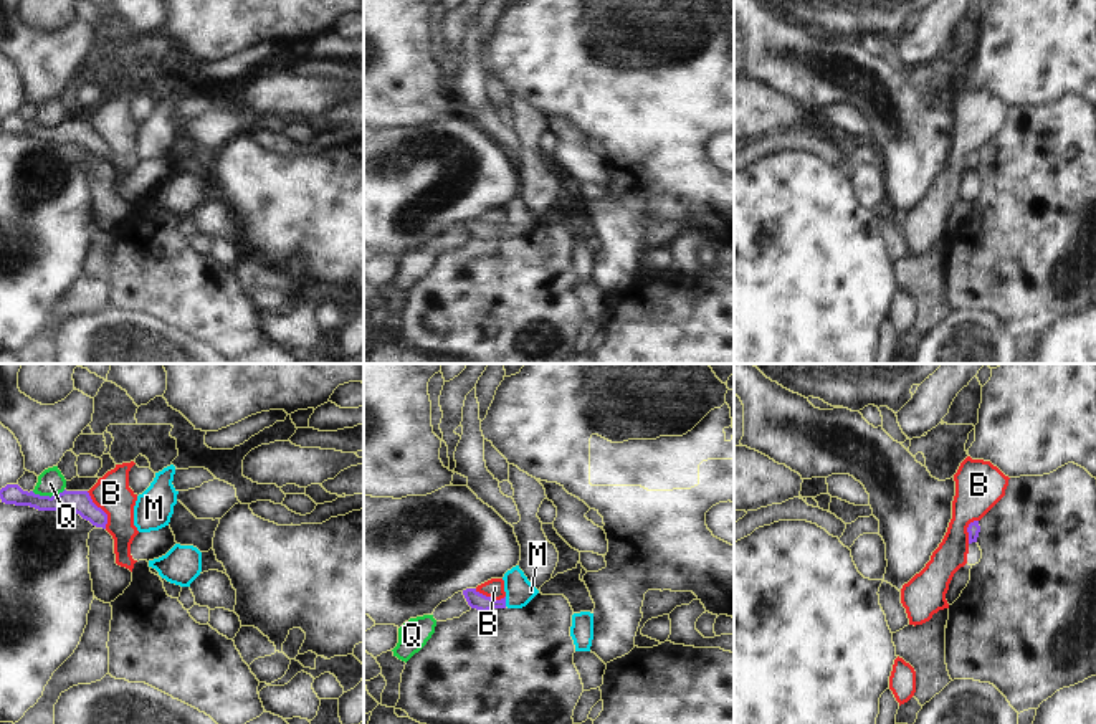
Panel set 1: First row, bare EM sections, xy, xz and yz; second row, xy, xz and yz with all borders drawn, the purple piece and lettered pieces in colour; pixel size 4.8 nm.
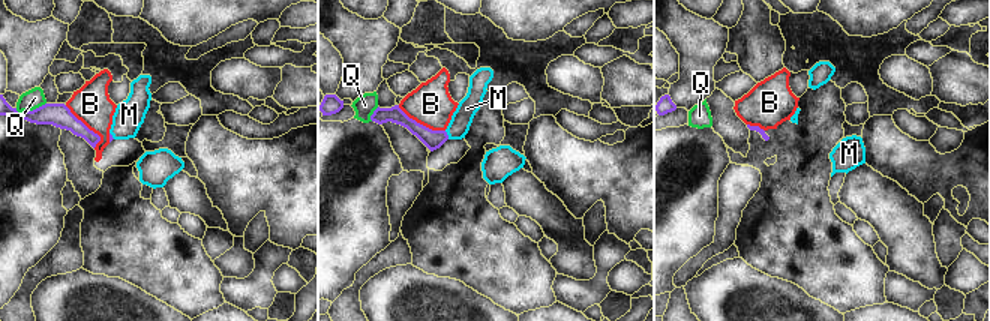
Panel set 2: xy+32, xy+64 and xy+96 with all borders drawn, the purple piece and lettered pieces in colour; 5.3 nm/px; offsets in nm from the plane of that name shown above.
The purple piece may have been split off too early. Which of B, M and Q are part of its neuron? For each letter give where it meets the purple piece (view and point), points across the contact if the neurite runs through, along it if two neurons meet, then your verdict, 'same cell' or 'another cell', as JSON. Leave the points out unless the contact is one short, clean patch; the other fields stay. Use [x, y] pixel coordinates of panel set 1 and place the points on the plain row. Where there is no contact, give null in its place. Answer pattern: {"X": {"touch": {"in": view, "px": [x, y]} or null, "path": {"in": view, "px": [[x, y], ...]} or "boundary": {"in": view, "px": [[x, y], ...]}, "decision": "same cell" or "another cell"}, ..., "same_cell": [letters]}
{"B": {"touch": {"in": "xy", "px": [101, 139]}, "boundary": {"in": "xy", "px": [[86, 121], [106, 144], [106, 157]]}, "decision": "another cell"}, "M": {"touch": {"in": "xz", "px": [505, 232]}, "path": {"in": "xz", "px": [[476, 230], [485, 233], [505, 232], [519, 220]]}, "decision": "same cell"}, "Q": {"touch": {"in": "xy", "px": [48, 126]}, "boundary": {"in": "xy", "px": [[65, 119], [50, 126], [40, 126], [32, 121]]}, "decision": "another cell"}, "same_cell": ["M"]}

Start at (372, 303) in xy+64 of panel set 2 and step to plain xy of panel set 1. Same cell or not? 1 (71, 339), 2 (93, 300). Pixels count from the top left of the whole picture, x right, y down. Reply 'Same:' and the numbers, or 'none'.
Same: 1

